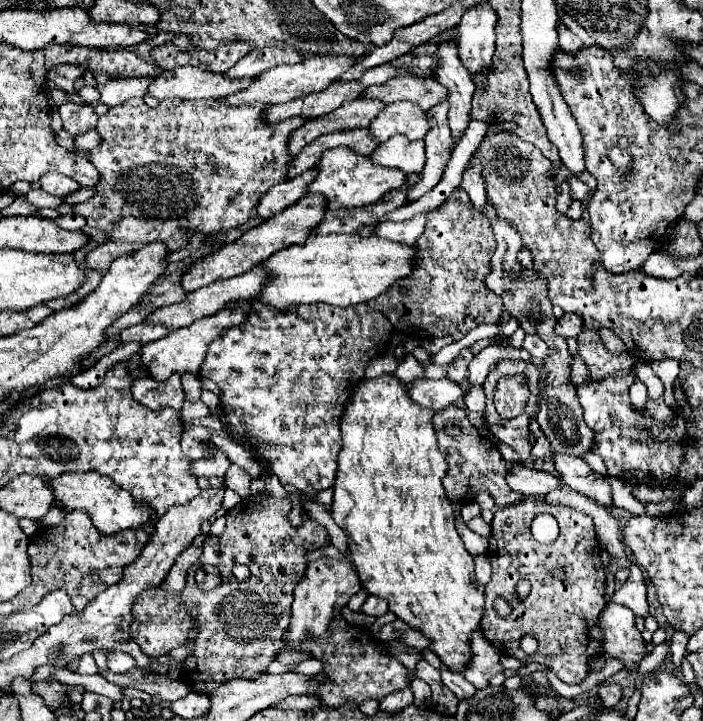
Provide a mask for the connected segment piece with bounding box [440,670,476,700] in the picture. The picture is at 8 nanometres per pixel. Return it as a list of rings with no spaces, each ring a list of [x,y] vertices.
[[[440,670],[442,672],[442,682],[456,694],[458,700],[466,700],[472,698],[476,688],[466,682],[466,678],[462,678],[462,674],[450,674],[450,670]]]

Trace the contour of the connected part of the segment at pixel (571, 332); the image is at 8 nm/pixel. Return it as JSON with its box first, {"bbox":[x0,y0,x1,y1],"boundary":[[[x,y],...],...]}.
{"bbox":[556,313,583,338],"boundary":[[[565,313],[556,324],[556,332],[562,338],[576,338],[578,330],[583,328],[582,318],[575,313]]]}

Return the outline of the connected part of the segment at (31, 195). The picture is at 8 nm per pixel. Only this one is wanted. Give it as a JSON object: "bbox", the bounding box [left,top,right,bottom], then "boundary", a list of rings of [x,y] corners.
{"bbox":[26,188,64,208],"boundary":[[[32,188],[28,194],[26,194],[26,200],[38,208],[58,208],[60,204],[64,204],[62,198],[58,196],[52,196],[40,188]]]}

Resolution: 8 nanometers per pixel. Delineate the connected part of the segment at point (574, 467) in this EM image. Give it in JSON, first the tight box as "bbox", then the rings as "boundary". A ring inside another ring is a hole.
{"bbox":[554,454,612,506],"boundary":[[[556,454],[554,466],[564,484],[592,498],[598,504],[612,506],[612,488],[610,488],[608,478],[594,472],[582,458],[574,458],[568,454]]]}

